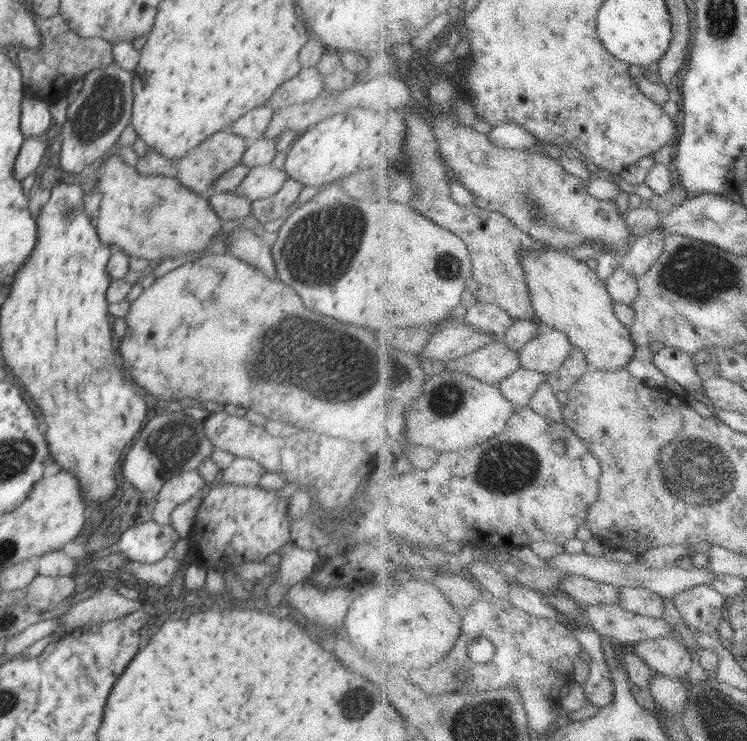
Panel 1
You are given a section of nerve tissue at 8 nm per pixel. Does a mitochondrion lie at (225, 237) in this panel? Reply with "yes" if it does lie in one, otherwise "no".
no

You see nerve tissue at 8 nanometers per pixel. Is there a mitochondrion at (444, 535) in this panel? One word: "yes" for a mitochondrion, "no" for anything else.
no

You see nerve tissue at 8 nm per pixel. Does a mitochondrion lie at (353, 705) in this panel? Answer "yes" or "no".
yes

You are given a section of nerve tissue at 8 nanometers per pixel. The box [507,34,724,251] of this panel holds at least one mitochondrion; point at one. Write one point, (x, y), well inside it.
(535, 211)

